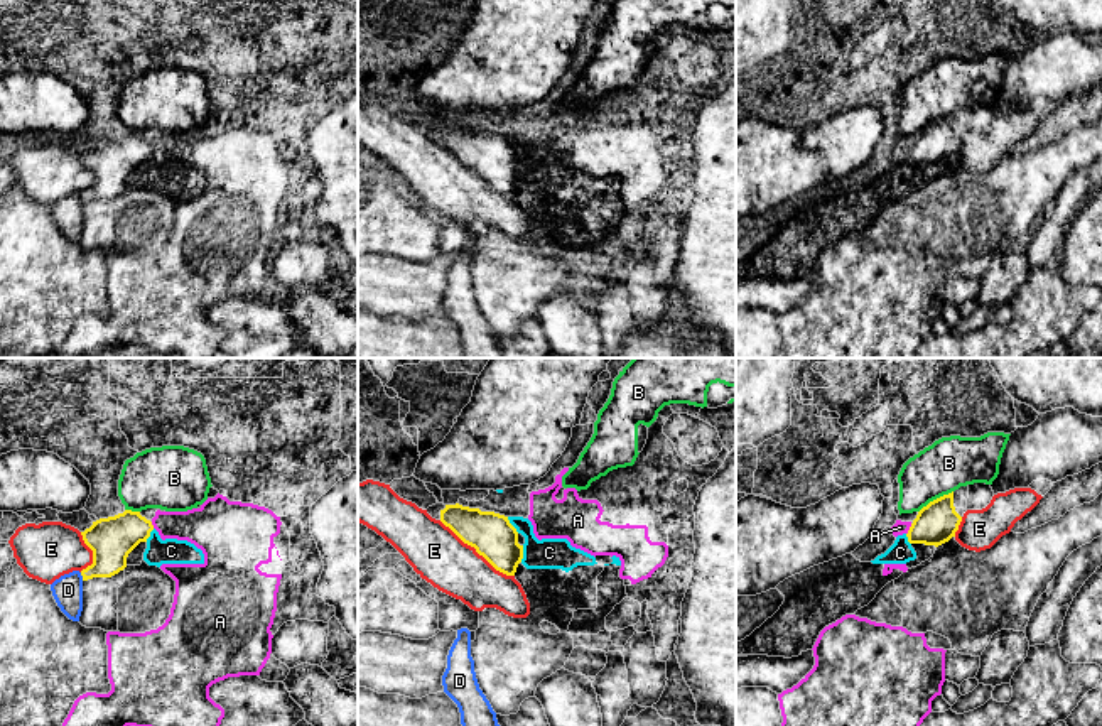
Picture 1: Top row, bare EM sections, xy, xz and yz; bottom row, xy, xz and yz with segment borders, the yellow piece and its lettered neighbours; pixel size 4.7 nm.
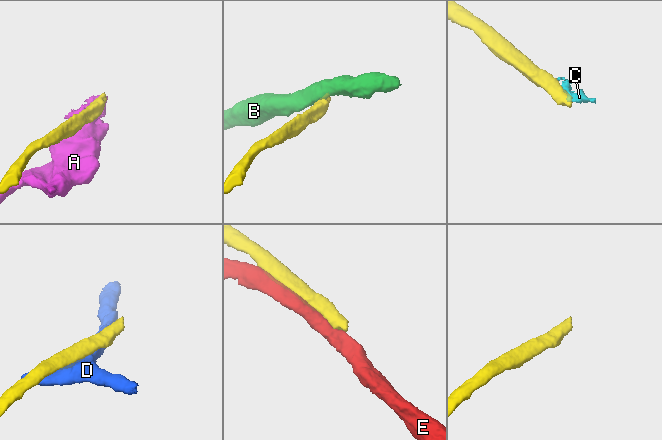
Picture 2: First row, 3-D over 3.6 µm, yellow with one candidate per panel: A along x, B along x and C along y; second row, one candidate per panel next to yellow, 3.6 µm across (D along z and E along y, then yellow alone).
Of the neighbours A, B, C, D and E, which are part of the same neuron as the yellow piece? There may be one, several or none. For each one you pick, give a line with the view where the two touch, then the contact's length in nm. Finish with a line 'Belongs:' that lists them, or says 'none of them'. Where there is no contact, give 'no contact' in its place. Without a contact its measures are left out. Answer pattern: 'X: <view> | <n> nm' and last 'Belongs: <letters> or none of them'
Belongs: none of them

